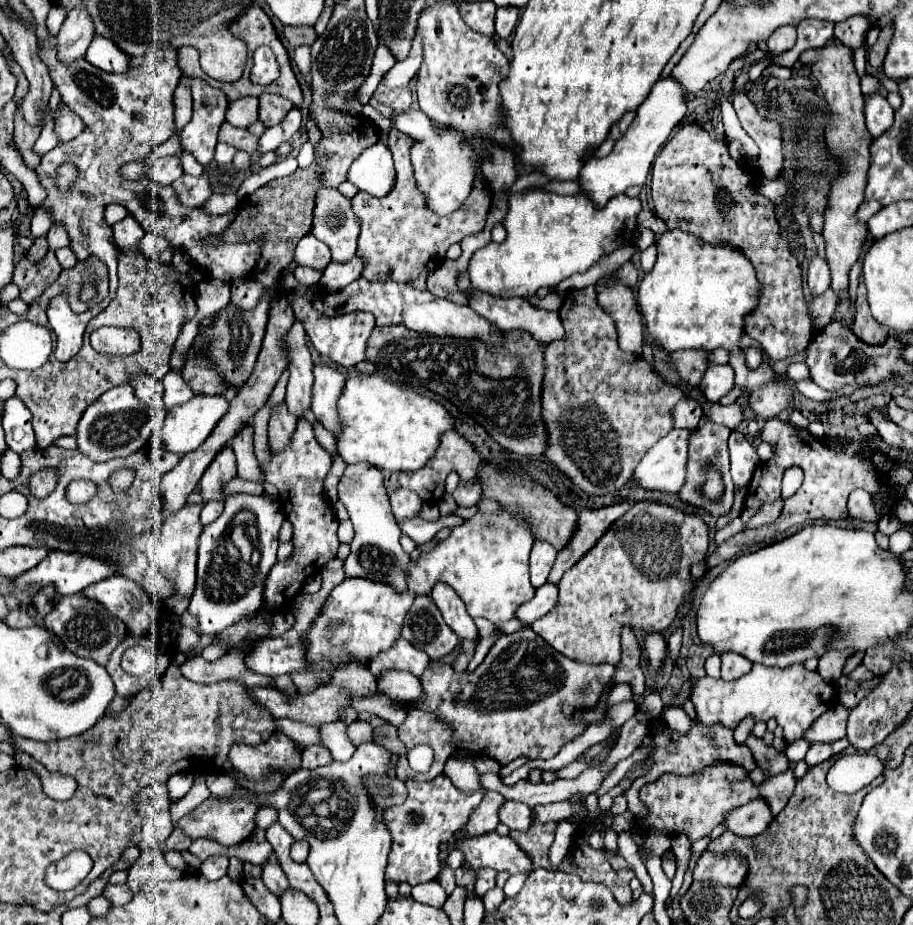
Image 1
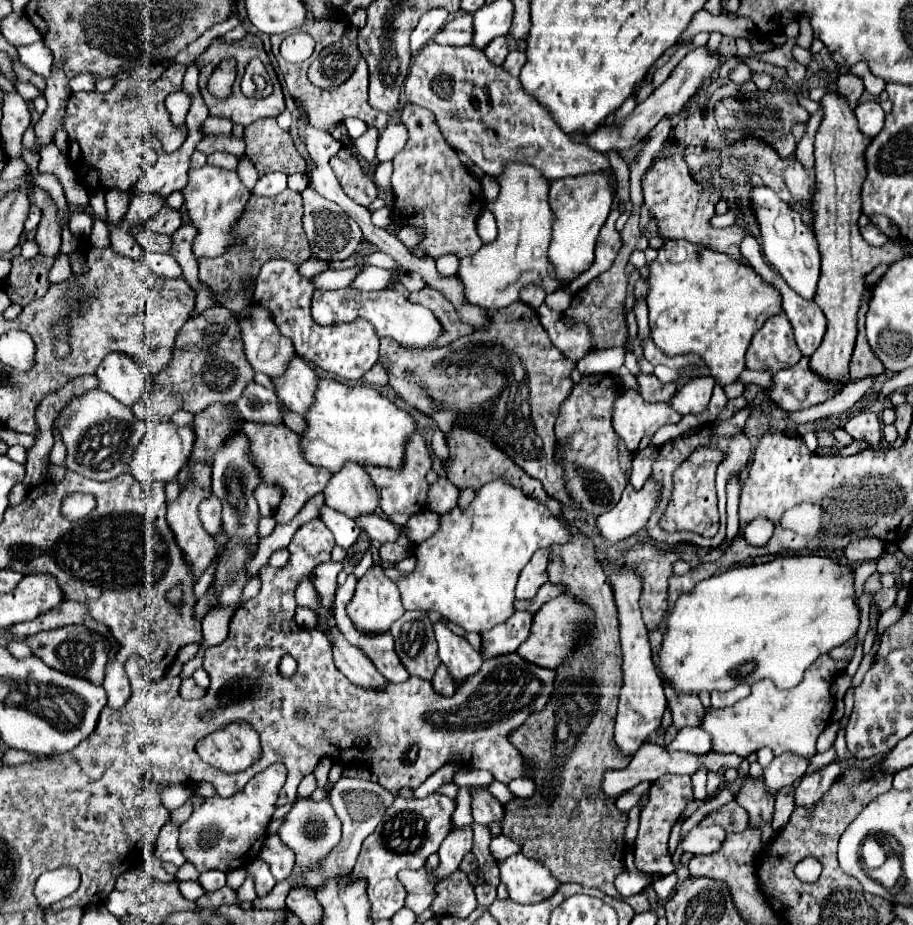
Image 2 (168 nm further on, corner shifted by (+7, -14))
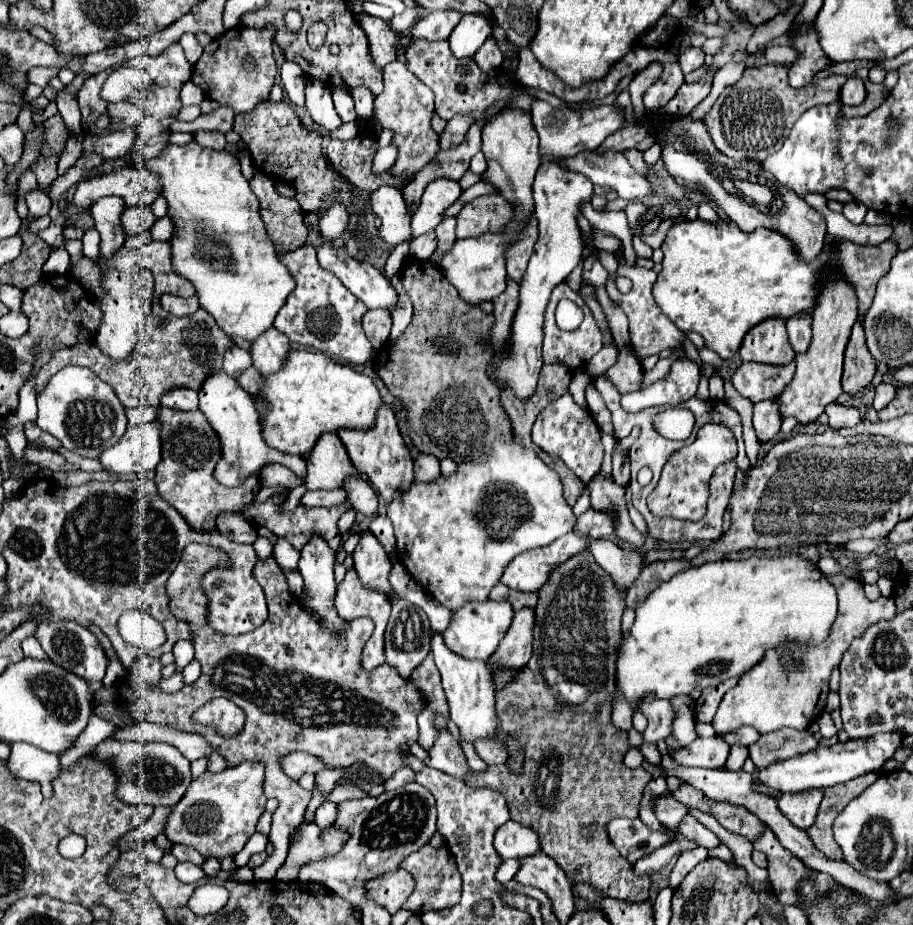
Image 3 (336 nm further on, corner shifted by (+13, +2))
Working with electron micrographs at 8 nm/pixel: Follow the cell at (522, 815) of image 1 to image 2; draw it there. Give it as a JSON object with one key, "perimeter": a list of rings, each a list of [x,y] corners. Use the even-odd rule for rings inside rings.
{"perimeter":[[[471,790],[471,808],[473,808],[473,820],[479,824],[493,824],[501,822],[501,816],[505,816],[503,804],[491,792],[487,790]]]}

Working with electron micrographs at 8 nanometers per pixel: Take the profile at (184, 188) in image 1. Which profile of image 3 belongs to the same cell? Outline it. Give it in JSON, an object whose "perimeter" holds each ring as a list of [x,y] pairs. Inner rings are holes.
{"perimeter":[[[141,206],[141,208],[127,208],[121,218],[121,228],[125,236],[135,236],[151,228],[155,222],[155,216],[151,214],[151,206]]]}

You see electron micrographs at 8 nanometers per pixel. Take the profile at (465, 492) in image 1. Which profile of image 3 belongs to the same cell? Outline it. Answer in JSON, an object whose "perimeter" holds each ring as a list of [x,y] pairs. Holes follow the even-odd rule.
{"perimeter":[[[419,454],[415,458],[415,480],[421,480],[421,482],[431,482],[431,480],[437,480],[441,476],[441,470],[439,470],[439,460],[431,454]]]}

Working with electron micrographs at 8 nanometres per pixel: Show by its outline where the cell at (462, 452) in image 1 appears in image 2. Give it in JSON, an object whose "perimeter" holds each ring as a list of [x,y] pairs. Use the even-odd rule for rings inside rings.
{"perimeter":[[[415,432],[409,442],[407,442],[407,450],[405,450],[405,464],[399,472],[391,470],[391,468],[375,468],[375,466],[365,466],[373,484],[377,486],[379,490],[379,506],[381,510],[389,516],[389,520],[395,524],[395,526],[405,526],[407,520],[415,514],[415,506],[419,508],[425,508],[427,506],[427,494],[429,494],[429,482],[425,480],[427,472],[431,470],[433,466],[433,460],[431,460],[431,452],[427,448],[427,442],[425,438]]]}

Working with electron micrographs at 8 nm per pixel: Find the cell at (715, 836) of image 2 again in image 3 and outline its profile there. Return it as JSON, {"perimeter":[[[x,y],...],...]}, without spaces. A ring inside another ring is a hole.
{"perimeter":[[[659,796],[659,800],[655,800],[655,816],[659,816],[663,826],[677,828],[681,818],[687,816],[687,808],[673,796]]]}

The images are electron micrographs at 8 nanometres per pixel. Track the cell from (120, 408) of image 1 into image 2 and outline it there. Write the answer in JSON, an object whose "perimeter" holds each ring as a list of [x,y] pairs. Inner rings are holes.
{"perimeter":[[[89,390],[87,394],[73,398],[69,406],[61,410],[55,424],[67,446],[65,468],[91,480],[113,480],[127,472],[135,448],[145,436],[145,422],[137,420],[129,406],[101,390]]]}

